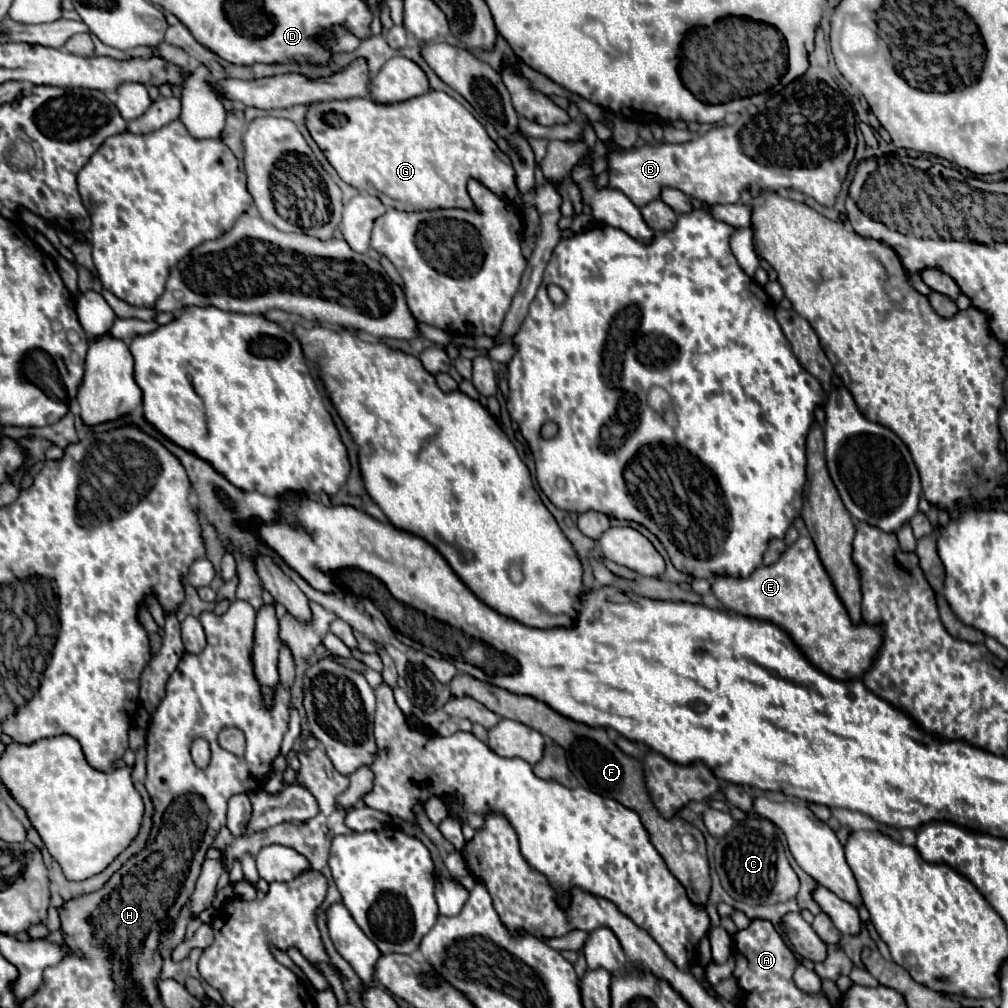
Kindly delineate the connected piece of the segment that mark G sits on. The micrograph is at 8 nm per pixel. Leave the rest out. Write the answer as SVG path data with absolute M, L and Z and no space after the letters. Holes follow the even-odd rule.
M430 90L422 96L396 104L380 104L370 98L318 102L306 110L306 128L346 184L358 188L360 192L378 196L386 206L398 210L474 208L466 192L468 178L478 178L488 190L502 198L514 200L518 196L518 188L514 184L514 168L508 156L498 150L498 146L486 134L484 126L446 92ZM326 112L344 114L344 124L340 128L332 128L322 120Z

